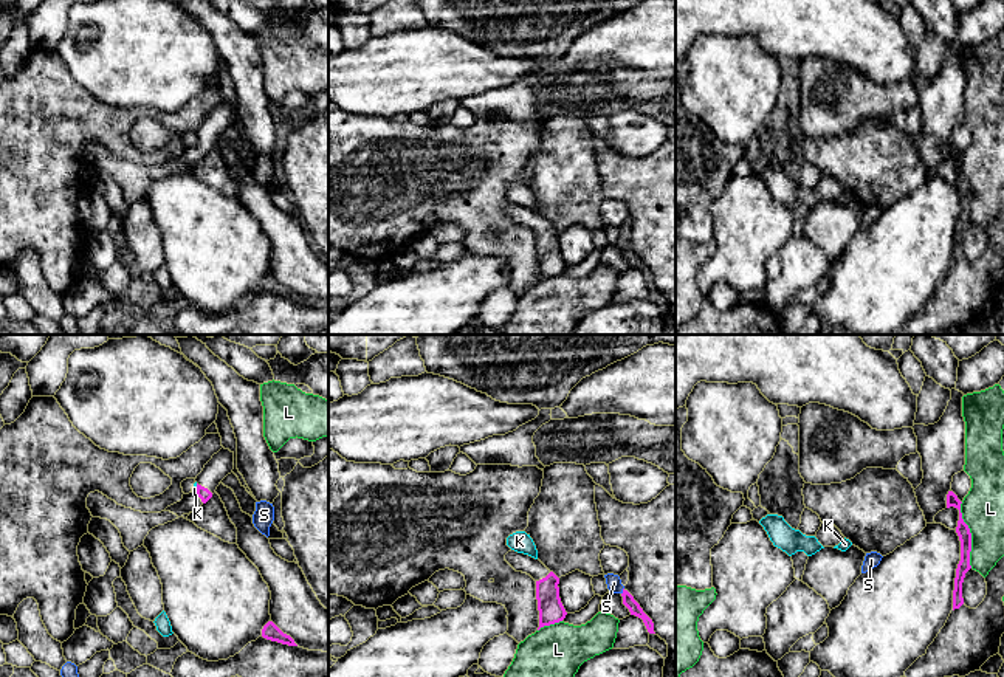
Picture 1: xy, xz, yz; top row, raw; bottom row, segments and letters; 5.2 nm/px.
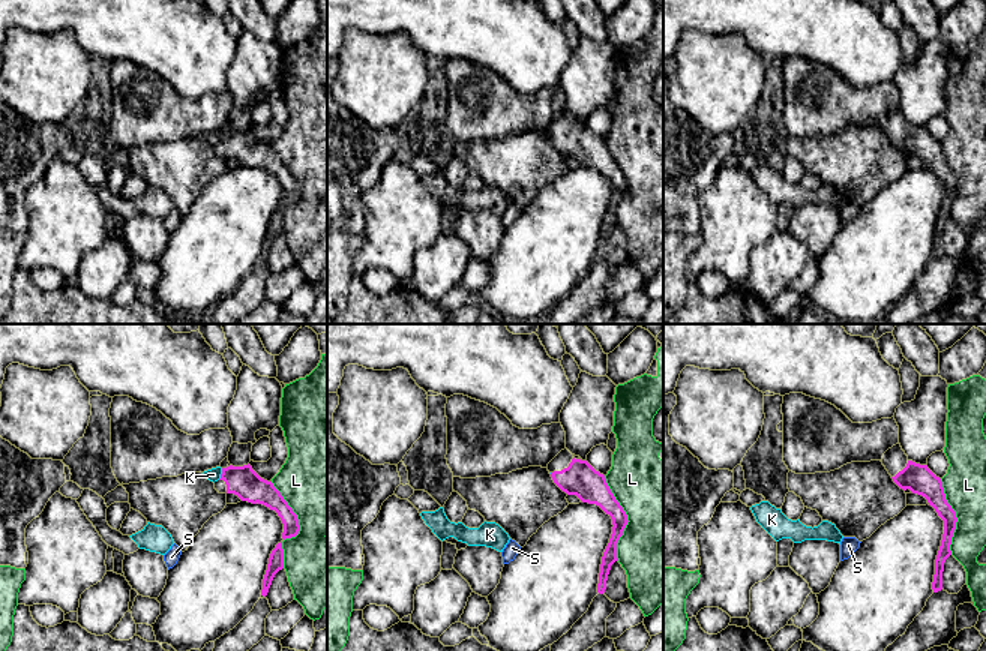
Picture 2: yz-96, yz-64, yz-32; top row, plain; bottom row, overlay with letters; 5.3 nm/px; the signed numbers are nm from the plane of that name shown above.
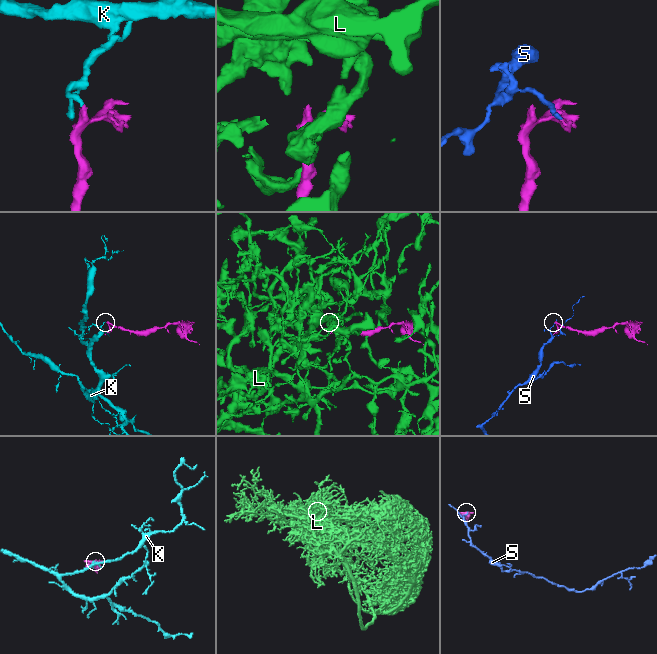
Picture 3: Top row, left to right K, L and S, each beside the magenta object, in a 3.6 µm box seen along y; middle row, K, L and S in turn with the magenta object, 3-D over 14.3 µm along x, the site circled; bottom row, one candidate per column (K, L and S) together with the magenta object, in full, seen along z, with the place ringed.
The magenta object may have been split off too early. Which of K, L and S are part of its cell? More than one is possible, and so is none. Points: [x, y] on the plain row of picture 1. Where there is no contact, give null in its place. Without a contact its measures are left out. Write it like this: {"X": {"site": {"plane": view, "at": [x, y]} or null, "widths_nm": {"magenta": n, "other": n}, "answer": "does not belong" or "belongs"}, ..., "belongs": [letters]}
{"K": {"site": {"plane": "xy", "at": [197, 141]}, "widths_nm": {"magenta": 70, "other": 30}, "answer": "does not belong"}, "L": {"site": {"plane": "yz", "at": [970, 188]}, "widths_nm": {"magenta": 70, "other": 220}, "answer": "does not belong"}, "S": {"site": {"plane": "xz", "at": [623, 243]}, "widths_nm": {"magenta": 70, "other": 80}, "answer": "does not belong"}, "belongs": []}

